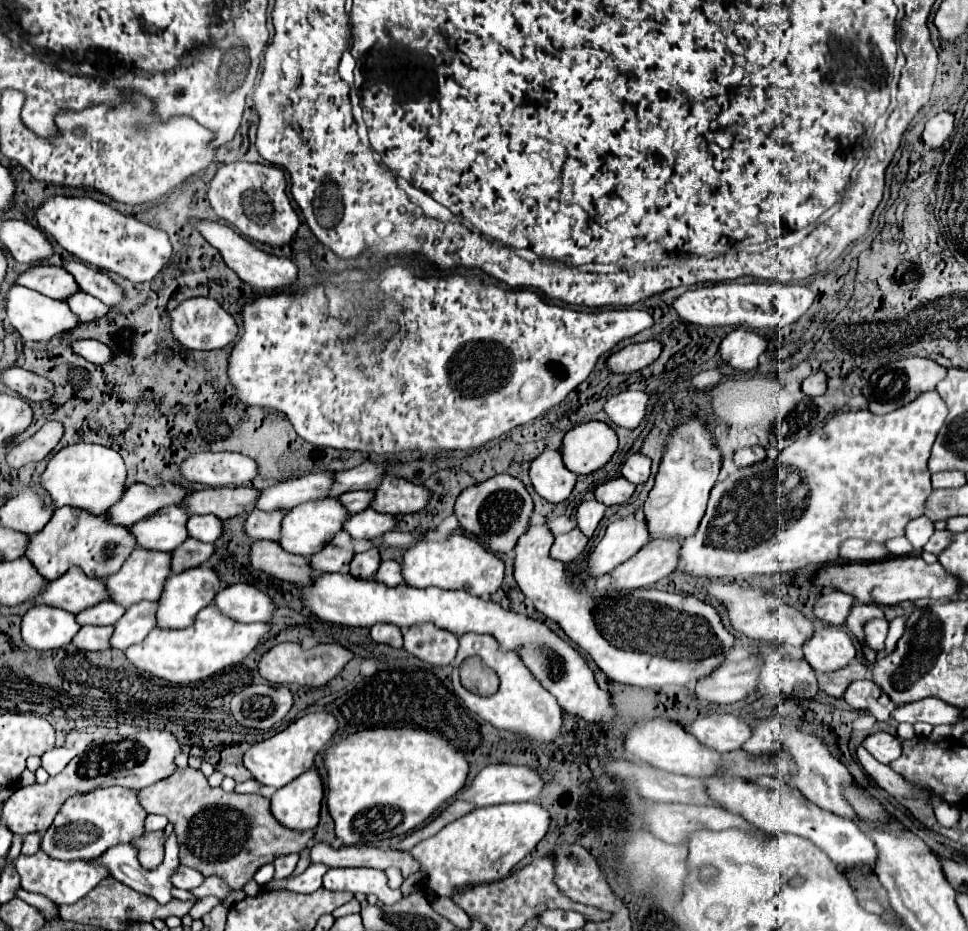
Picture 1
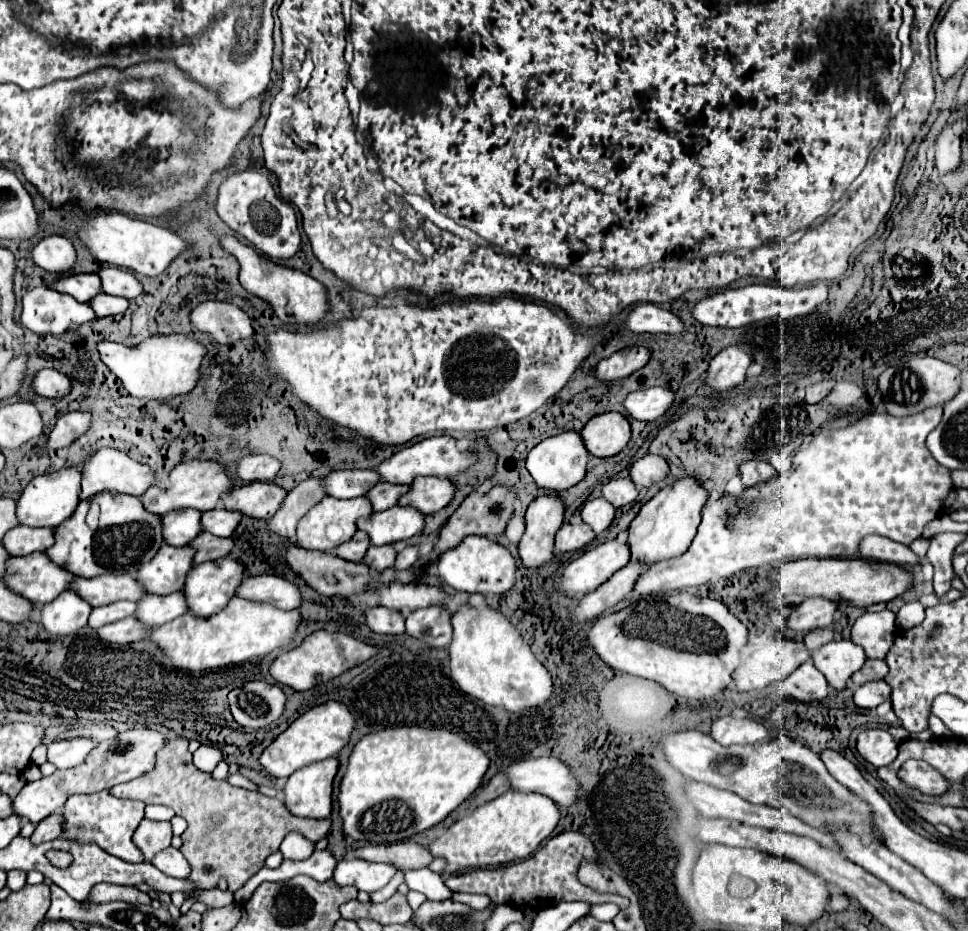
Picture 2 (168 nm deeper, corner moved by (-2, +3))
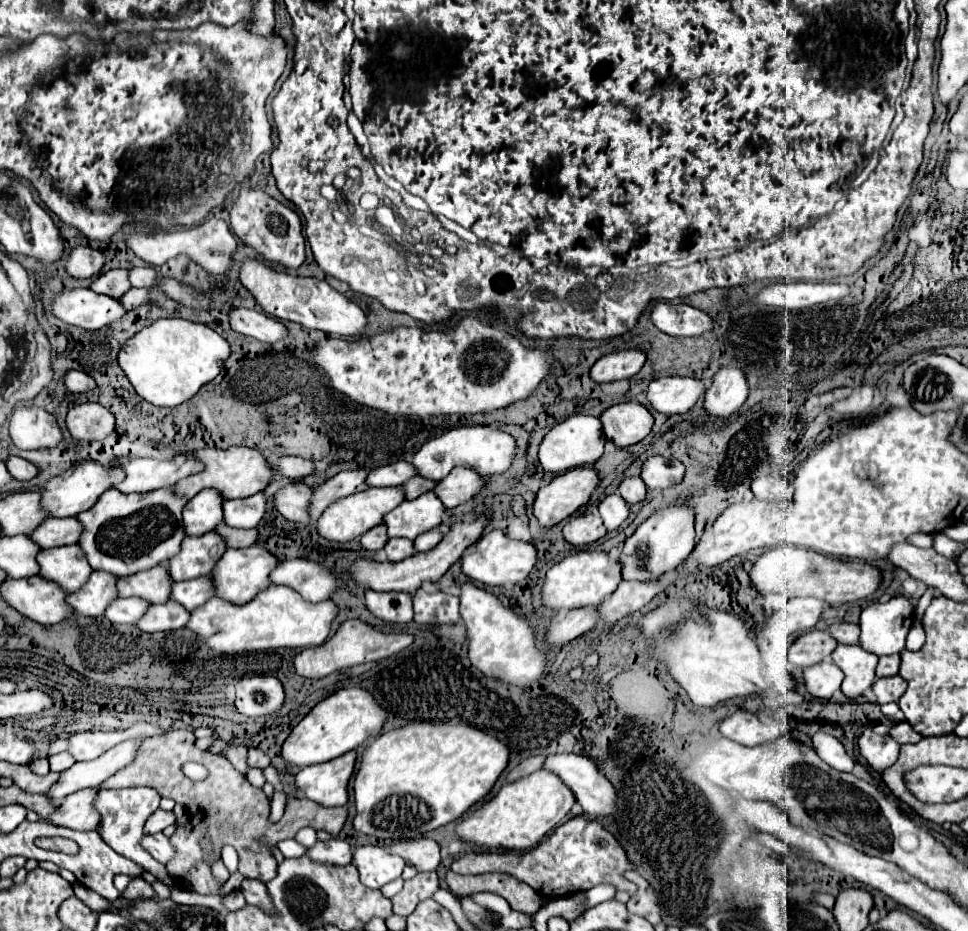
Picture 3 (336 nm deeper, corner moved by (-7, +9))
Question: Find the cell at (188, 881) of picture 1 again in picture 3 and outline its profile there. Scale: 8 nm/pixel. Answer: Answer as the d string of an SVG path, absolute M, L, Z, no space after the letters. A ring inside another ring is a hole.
M163 833L145 835L141 843L143 843L143 847L151 853L151 857L157 859L159 863L163 863L163 865L167 865L167 863L175 857L175 849L173 849L171 841L169 841Z

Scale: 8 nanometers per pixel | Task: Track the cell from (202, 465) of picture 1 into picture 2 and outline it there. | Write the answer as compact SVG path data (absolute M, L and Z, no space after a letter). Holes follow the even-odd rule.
M246 455L238 463L238 479L242 481L274 481L280 471L280 461L270 455Z

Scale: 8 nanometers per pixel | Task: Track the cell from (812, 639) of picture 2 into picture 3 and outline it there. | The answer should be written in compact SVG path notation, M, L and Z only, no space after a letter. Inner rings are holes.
M833 623L827 627L827 631L837 643L855 645L859 641L859 625L853 625L853 623Z

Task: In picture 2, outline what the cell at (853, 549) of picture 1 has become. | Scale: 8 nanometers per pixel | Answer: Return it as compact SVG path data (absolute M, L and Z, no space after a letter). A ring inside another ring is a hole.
M868 535L860 545L860 557L872 559L872 561L884 561L884 563L896 563L904 567L918 567L922 559L906 545L896 543L886 537Z

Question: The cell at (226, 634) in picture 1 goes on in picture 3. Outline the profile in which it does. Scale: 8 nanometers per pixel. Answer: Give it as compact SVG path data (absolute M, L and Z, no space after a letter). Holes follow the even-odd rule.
M271 585L245 605L229 605L227 601L213 597L205 605L199 605L191 611L187 627L195 635L199 635L211 651L221 655L235 655L242 652L275 650L278 647L317 647L327 639L335 615L337 607L333 601L307 603L291 587Z

